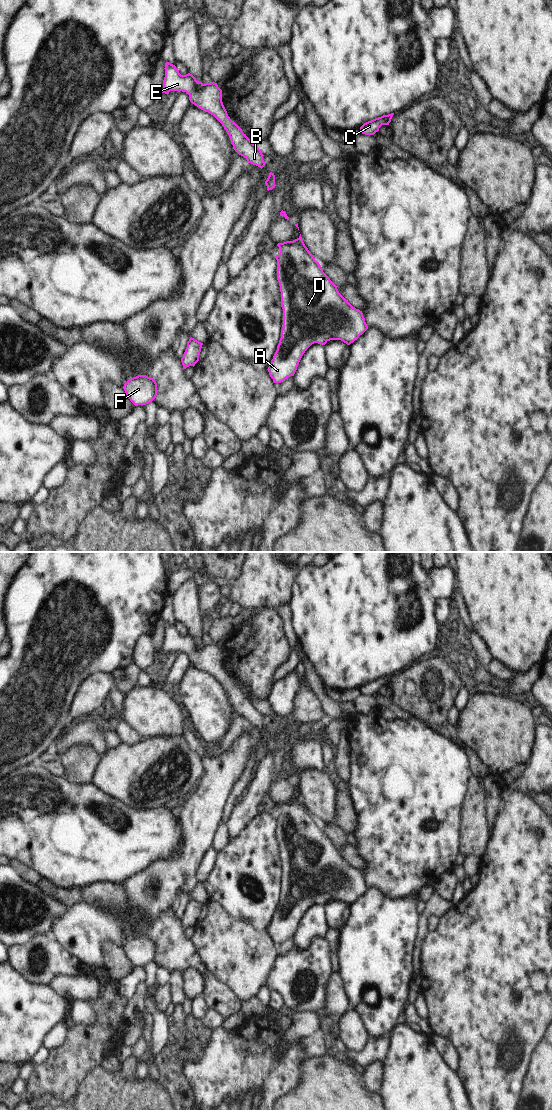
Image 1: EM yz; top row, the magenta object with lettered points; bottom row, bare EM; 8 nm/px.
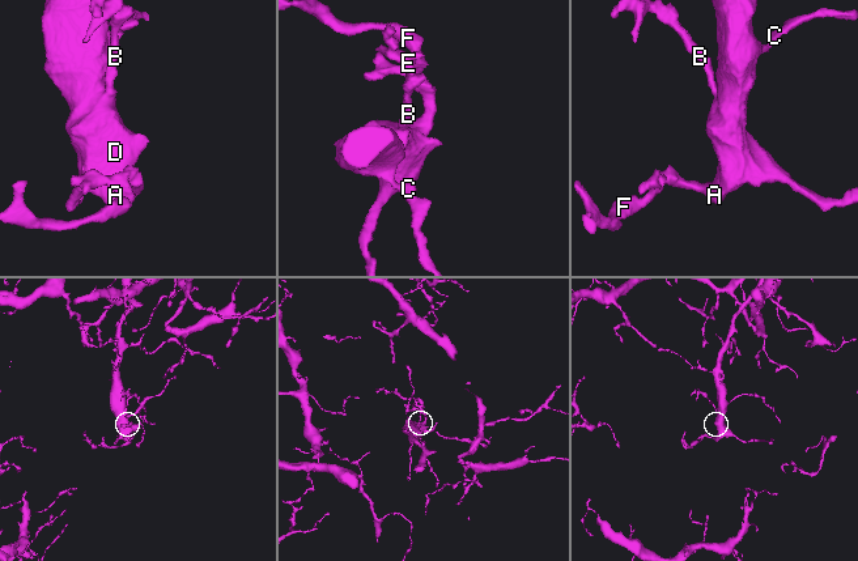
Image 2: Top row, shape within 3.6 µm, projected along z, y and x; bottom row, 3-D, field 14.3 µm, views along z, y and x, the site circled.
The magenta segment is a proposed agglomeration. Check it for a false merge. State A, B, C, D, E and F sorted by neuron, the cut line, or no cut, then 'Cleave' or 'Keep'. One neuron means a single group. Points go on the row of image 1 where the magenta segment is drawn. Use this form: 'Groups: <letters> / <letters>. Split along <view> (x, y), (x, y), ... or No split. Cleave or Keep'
Groups: A B C D E F. No split. Keep

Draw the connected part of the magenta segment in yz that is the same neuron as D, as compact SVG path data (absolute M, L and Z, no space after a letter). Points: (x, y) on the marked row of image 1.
M300 236L293 241L278 243L280 254L276 255L277 279L281 292L281 307L283 309L283 328L277 350L268 367L274 383L281 383L294 376L305 351L314 343L325 345L330 340L341 340L350 345L367 329L362 311L353 307L338 291L337 286L323 272L319 262L315 260Z

